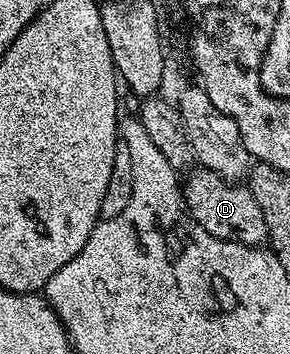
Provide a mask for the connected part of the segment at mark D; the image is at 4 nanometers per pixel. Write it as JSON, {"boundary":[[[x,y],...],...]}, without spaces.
{"boundary":[[[201,166],[194,169],[196,170],[187,178],[186,185],[183,183],[180,188],[190,219],[208,230],[208,234],[221,240],[255,246],[265,245],[268,240],[268,226],[264,222],[264,210],[260,210],[256,198],[252,198],[249,187],[228,181],[220,174],[209,172]]]}

